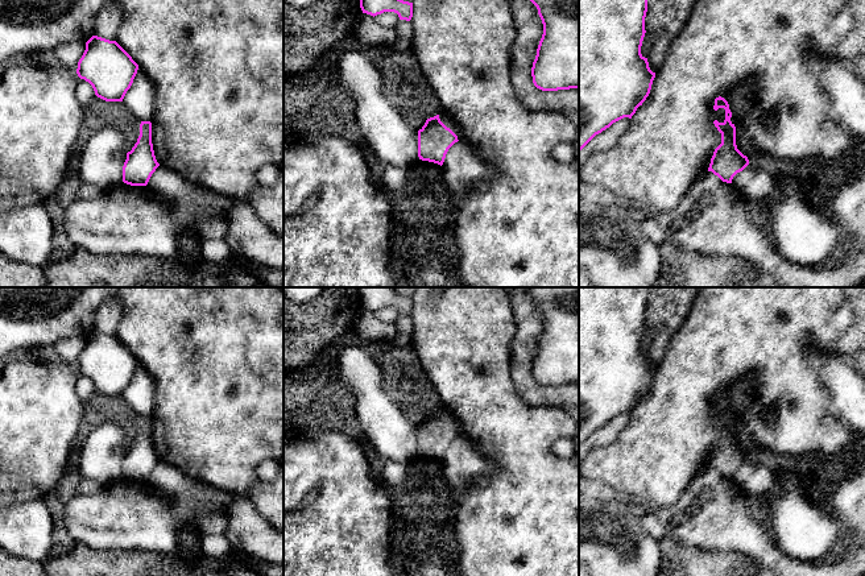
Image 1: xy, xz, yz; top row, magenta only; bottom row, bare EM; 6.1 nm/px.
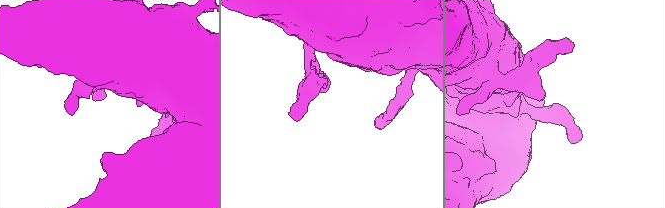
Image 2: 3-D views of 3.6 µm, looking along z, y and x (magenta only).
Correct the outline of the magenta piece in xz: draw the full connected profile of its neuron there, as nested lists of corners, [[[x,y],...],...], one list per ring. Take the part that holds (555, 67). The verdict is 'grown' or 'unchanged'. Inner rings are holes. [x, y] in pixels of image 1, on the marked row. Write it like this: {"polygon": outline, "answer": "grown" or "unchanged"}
{"polygon": [[[530,0],[538,9],[543,34],[531,67],[533,83],[542,91],[579,90],[579,0]]], "answer": "unchanged"}

